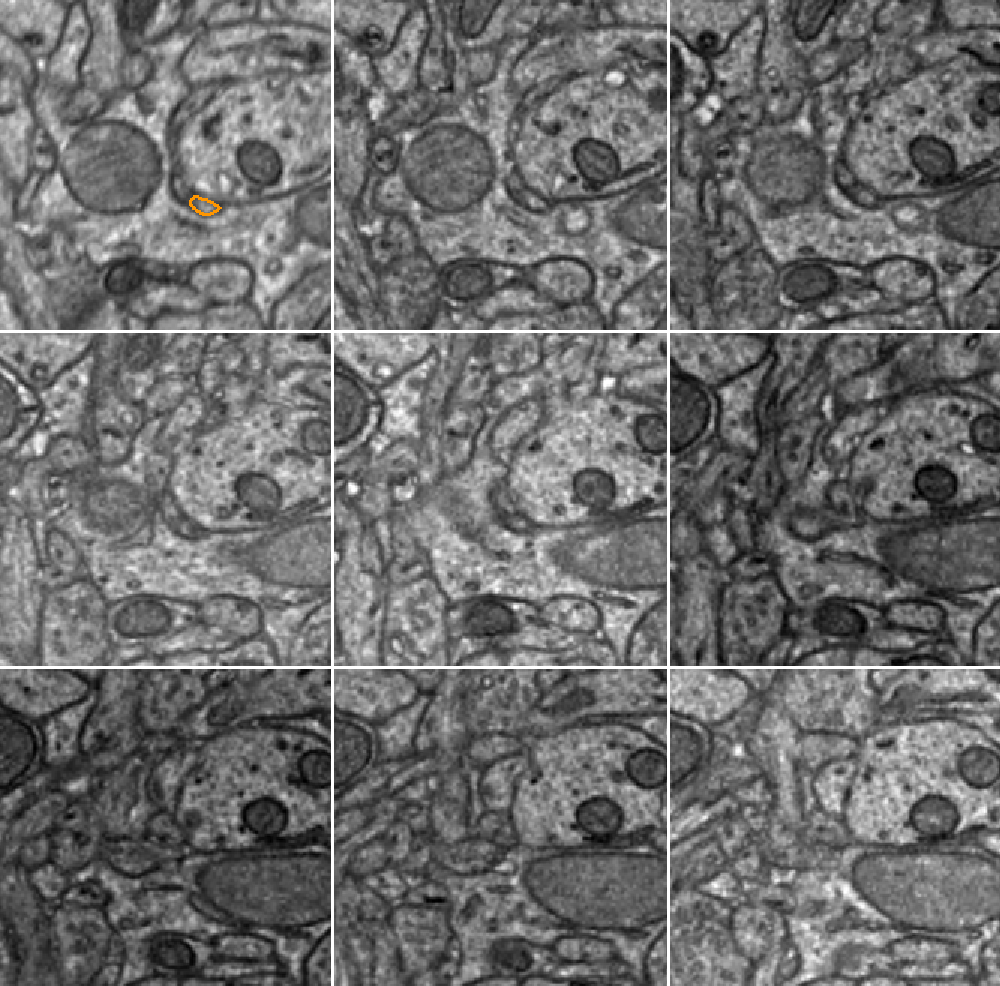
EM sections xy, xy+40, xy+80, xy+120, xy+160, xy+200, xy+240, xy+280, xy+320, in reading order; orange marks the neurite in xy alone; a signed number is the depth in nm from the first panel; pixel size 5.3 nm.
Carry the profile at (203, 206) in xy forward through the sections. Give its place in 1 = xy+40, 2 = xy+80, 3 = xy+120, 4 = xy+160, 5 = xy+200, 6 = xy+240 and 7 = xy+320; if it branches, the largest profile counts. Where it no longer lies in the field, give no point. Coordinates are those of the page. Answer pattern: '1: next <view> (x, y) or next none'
1: next xy+40 (529, 200)
2: next xy+80 (861, 195)
3: next xy+120 (183, 527)
4: next xy+160 (517, 523)
5: next xy+200 (805, 524)
6: next xy+240 (131, 857)
7: next xy+320 (804, 856)

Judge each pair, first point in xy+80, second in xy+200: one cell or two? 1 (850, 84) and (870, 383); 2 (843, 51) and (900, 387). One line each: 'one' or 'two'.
1: two
2: one

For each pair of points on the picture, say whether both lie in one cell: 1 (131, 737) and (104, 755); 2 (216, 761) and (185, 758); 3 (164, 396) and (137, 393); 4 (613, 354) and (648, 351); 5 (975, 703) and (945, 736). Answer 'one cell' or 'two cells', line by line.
1: one cell
2: two cells
3: two cells
4: one cell
5: two cells

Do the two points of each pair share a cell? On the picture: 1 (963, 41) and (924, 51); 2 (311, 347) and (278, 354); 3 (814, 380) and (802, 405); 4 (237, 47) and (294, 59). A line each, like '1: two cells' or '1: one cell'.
1: one cell
2: one cell
3: one cell
4: one cell

